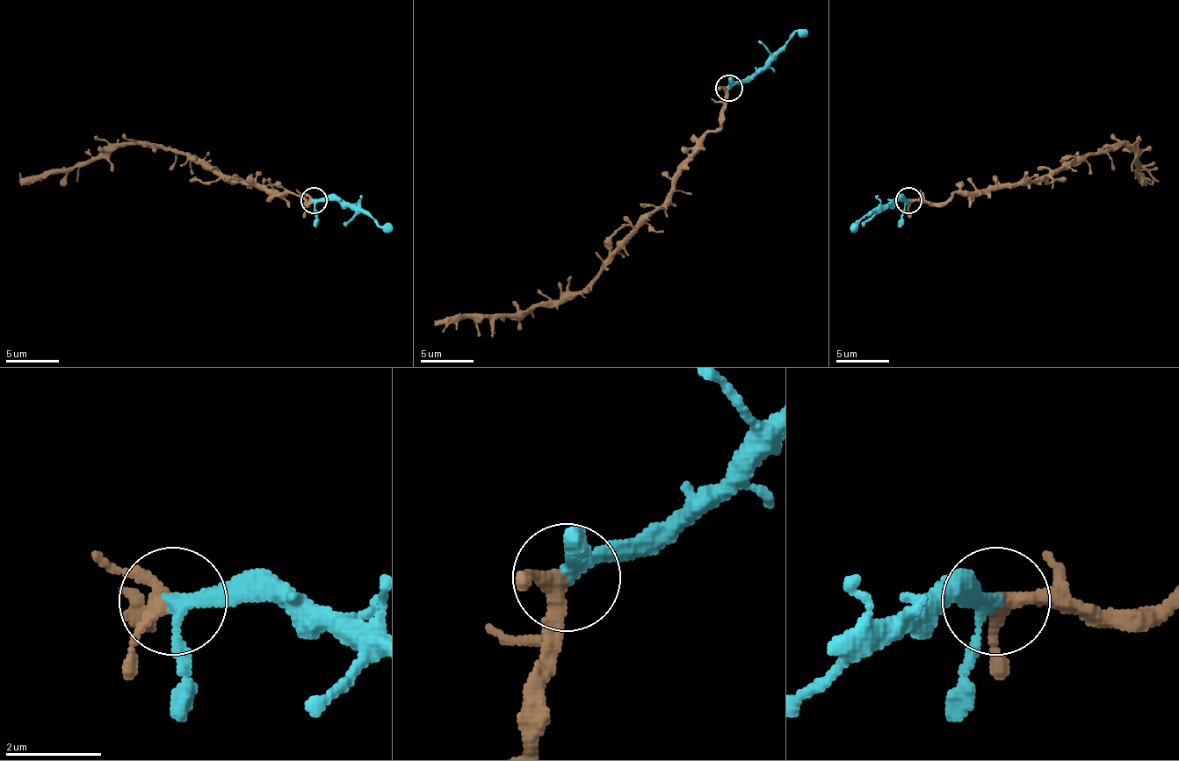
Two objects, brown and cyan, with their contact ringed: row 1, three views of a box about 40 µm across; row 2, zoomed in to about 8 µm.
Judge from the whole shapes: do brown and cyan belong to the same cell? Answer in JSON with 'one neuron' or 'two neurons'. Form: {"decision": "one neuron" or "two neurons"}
{"decision": "one neuron"}

